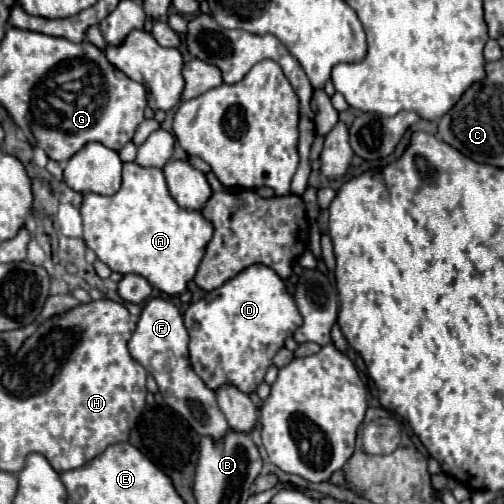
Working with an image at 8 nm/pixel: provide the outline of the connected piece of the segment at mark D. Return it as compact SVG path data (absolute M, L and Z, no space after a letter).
M263 264L249 266L225 282L225 286L191 303L183 320L191 336L191 364L203 382L211 390L217 390L221 384L235 384L247 394L263 382L271 356L301 326L301 314L293 296L287 292L283 280Z

